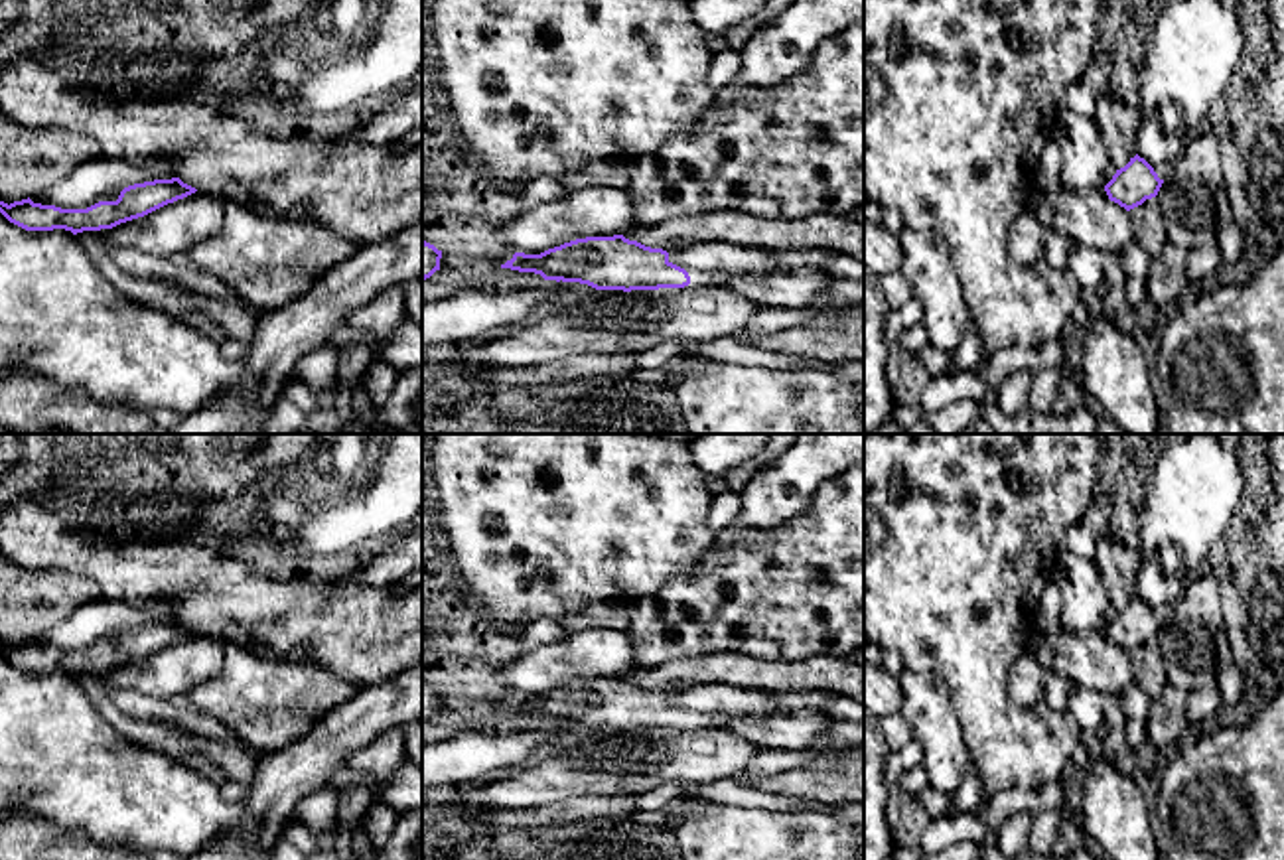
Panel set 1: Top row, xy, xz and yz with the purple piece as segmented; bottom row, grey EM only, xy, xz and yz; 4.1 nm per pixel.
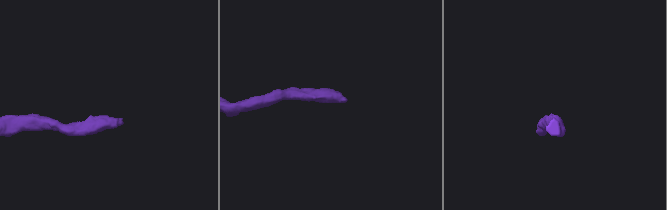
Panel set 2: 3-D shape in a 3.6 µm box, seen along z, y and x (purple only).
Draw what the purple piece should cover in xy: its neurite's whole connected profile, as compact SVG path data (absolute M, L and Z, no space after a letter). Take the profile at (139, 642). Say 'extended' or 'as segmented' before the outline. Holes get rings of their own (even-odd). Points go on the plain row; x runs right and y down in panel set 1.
as segmented; M172 619L128 627L116 643L99 643L87 651L61 651L34 645L28 639L10 647L0 643L0 655L26 673L65 671L77 677L83 673L112 671L195 633L195 629L183 625L179 619Z

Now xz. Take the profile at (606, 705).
extended; M623 677L576 681L540 696L515 694L501 710L623 734L684 730L688 726L724 730L740 718L761 720L783 712L767 690L694 686L667 694Z

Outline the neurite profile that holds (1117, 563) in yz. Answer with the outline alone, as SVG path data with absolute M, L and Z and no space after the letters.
M1103 535L1097 540L1093 560L1110 598L1110 608L1105 617L1108 625L1112 617L1136 598L1140 546L1128 546Z

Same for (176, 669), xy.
M195 633L144 659L120 665L108 673L114 686L138 690L152 698L187 696L199 684L225 669L225 643Z

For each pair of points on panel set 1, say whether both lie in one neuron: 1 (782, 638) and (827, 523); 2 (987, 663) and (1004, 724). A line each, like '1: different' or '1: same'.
1: same
2: same

